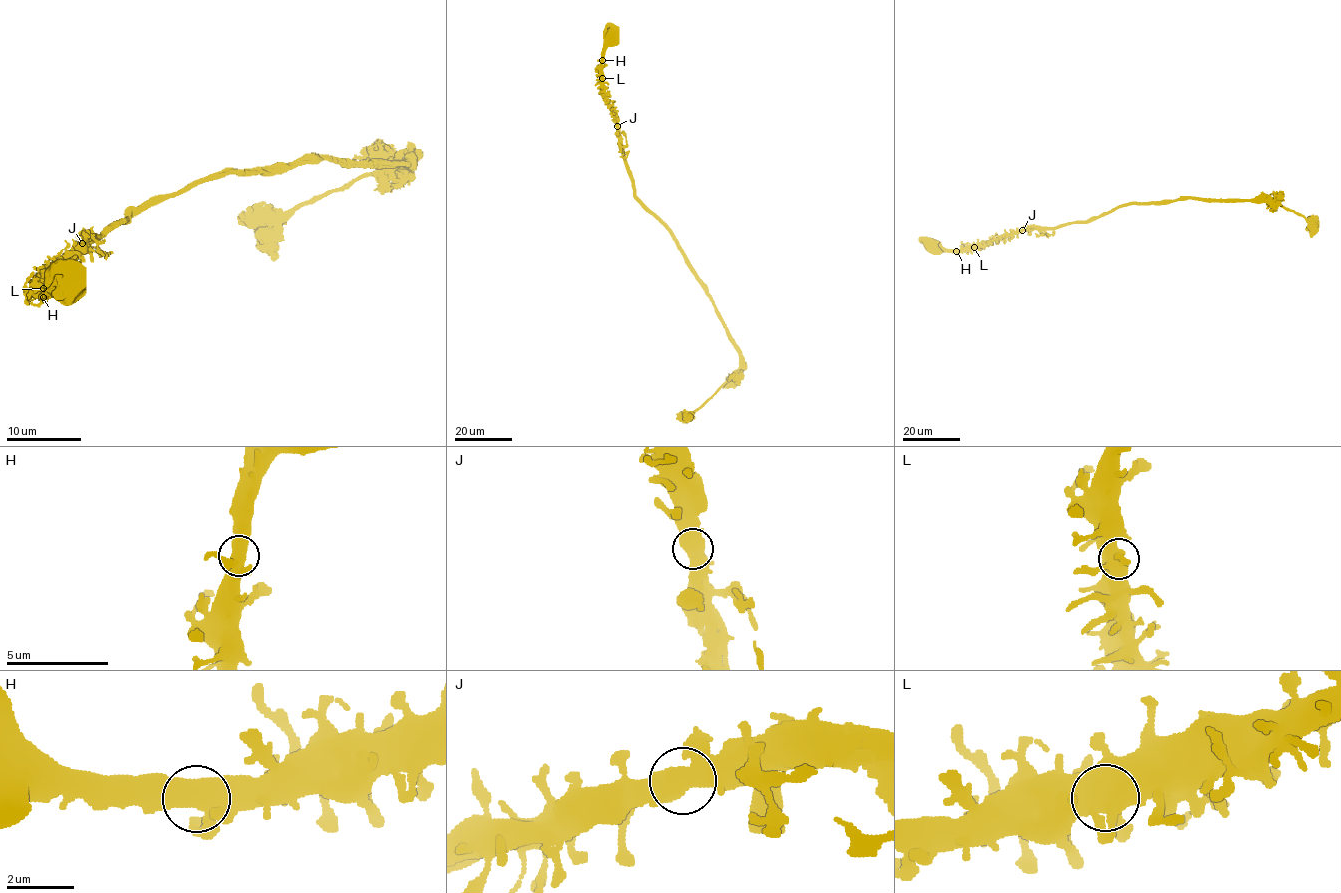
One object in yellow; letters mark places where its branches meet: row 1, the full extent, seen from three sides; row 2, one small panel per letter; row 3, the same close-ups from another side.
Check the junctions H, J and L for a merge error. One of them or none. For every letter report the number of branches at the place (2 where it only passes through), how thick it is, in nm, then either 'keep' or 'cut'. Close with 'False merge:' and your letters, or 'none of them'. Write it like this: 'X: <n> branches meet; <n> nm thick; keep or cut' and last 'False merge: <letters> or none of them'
H: 3 branches meet; 500 nm thick; keep
J: 3 branches meet; 550 nm thick; keep
L: 3 branches meet; 480 nm thick; keep
False merge: none of them

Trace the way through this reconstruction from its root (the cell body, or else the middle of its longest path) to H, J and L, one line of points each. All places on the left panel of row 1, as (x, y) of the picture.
H: (65, 281), (43, 297)
J: (65, 281), (48, 294), (41, 292), (43, 284), (82, 243)
L: (65, 281), (48, 294), (43, 294), (43, 288)

